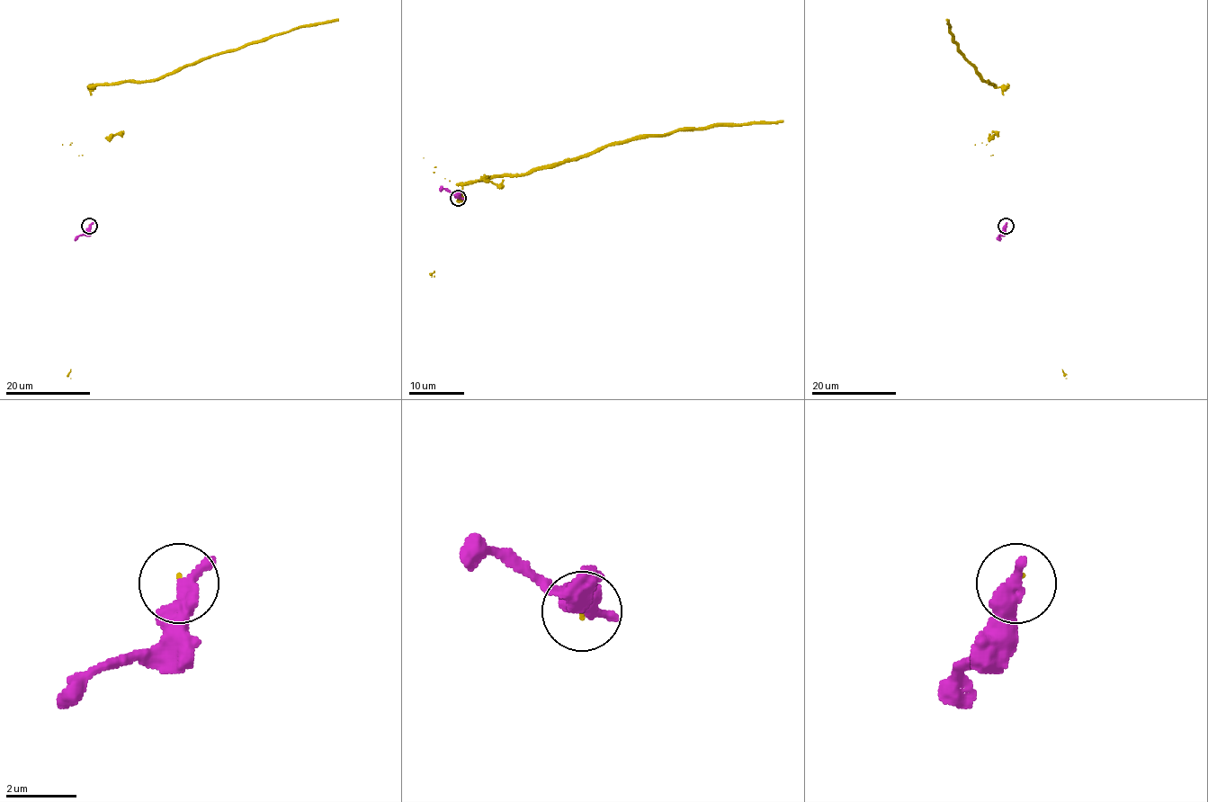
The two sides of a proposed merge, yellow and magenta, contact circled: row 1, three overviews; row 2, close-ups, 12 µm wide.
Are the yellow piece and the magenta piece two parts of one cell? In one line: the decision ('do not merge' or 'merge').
do not merge

